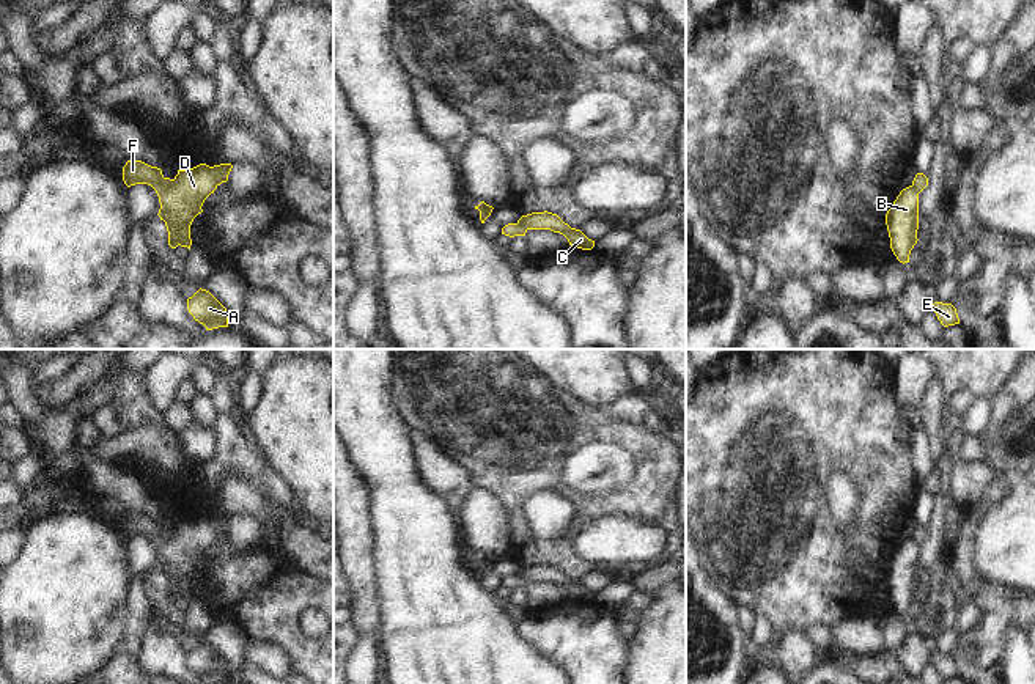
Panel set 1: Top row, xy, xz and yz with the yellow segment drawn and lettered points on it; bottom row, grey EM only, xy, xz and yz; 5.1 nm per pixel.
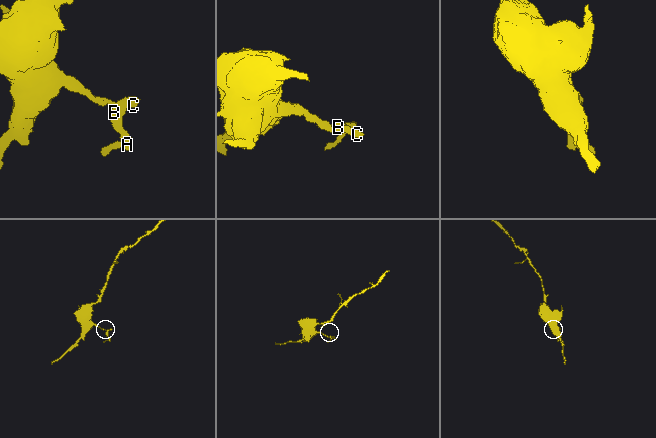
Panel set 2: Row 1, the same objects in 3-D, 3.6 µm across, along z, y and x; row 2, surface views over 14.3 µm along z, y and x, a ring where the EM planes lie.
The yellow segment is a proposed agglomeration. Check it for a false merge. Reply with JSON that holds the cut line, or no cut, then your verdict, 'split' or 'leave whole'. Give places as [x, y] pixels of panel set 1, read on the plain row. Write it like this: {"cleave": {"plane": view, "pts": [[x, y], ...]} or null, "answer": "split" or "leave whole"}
{"cleave": {"plane": "xy", "pts": [[173, 532], [159, 552]]}, "answer": "split"}

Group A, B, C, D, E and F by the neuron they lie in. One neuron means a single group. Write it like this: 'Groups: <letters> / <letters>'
Groups: A B C D E / F.

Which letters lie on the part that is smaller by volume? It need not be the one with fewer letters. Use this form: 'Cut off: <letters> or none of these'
Cut off: A, B, C, D, E

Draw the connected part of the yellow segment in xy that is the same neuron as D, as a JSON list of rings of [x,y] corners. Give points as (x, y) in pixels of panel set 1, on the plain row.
[[[200,516],[189,522],[178,522],[171,539],[159,552],[159,569],[165,574],[168,583],[168,598],[178,598],[190,602],[190,577],[193,571],[203,564],[204,552],[214,542],[228,533],[231,516],[209,519]]]

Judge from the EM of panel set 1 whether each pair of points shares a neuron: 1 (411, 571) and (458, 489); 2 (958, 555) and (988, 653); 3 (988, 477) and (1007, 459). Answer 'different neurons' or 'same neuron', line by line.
1: different neurons
2: same neuron
3: different neurons

